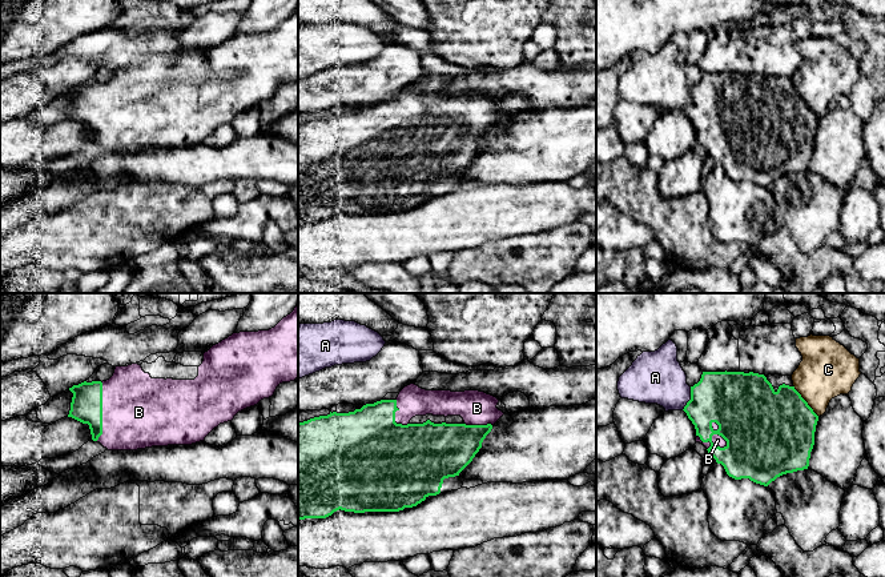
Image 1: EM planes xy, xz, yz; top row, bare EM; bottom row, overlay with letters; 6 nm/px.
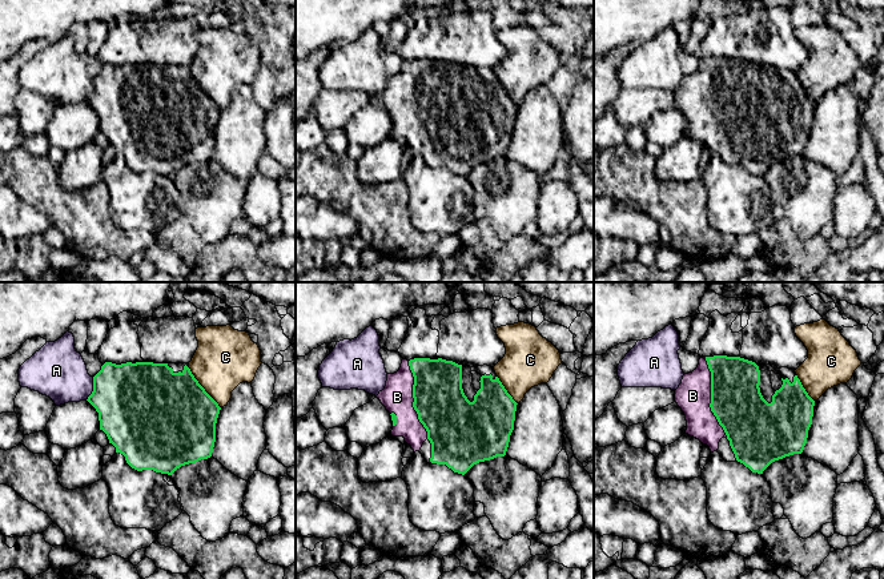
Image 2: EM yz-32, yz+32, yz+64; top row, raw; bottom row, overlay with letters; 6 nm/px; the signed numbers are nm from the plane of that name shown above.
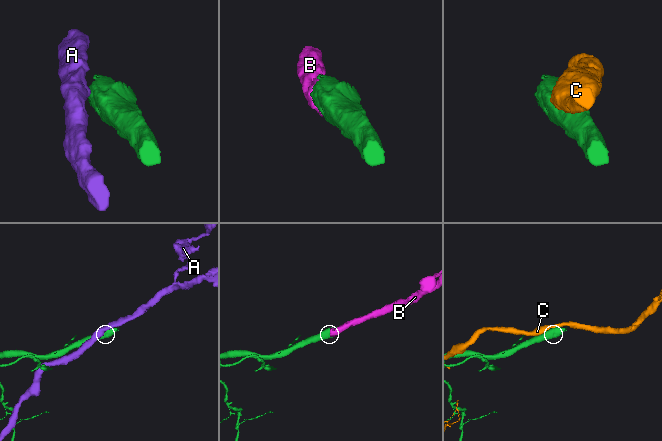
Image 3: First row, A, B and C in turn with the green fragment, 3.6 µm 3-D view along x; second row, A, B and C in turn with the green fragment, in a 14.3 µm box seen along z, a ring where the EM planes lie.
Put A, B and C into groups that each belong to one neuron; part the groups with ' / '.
A / B / C

